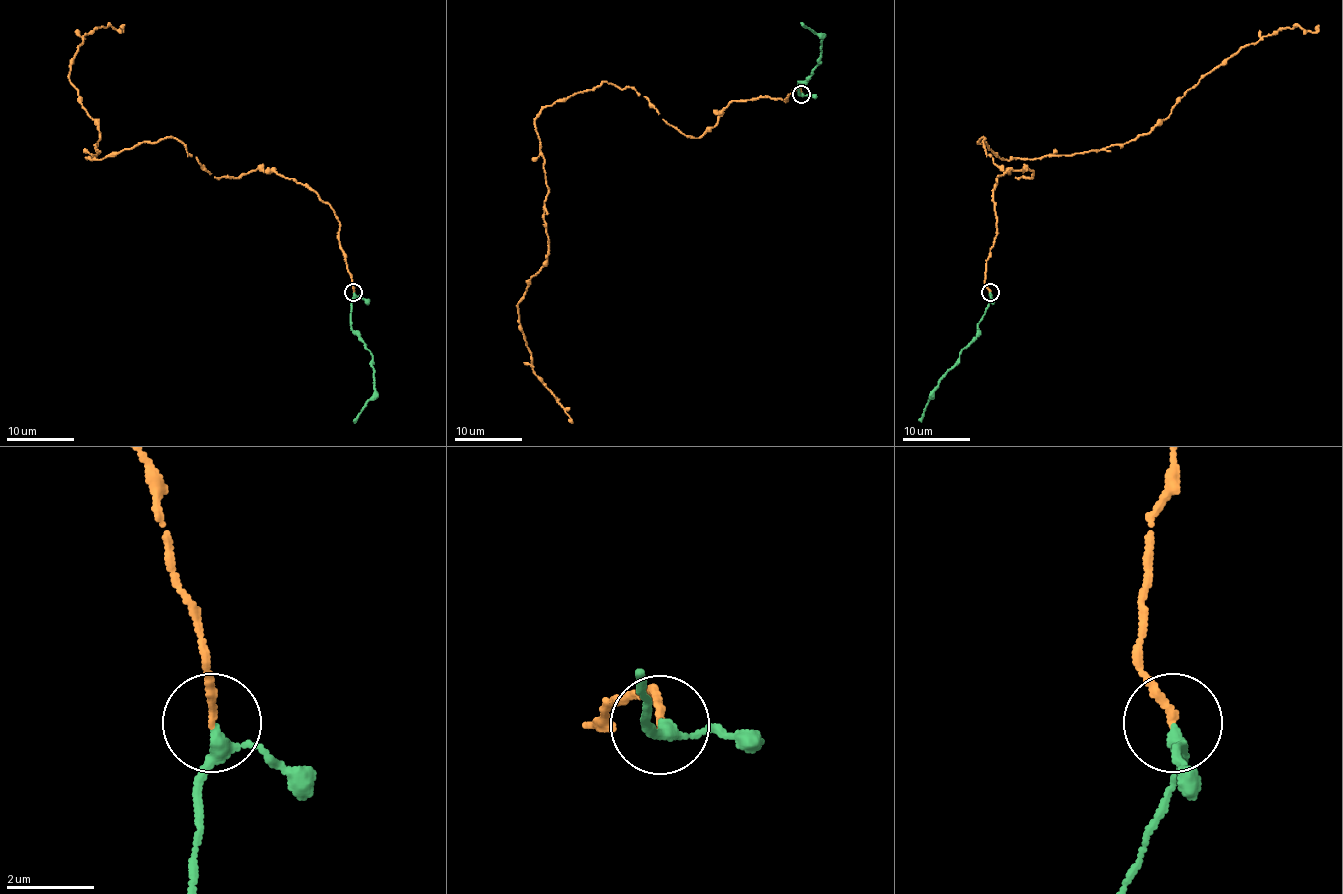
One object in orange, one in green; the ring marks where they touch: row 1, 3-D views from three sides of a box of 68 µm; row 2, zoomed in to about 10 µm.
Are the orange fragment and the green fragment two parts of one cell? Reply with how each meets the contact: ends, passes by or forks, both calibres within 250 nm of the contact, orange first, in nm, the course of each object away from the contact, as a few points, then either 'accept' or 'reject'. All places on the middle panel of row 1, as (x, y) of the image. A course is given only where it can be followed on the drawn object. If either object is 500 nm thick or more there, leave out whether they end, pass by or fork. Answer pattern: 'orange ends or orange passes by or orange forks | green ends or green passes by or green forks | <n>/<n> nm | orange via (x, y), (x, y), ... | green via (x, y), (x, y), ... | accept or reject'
orange ends | green passes by | 160/240 nm | orange via (800, 93), (732, 100), (698, 137), (602, 81), (541, 110), (548, 253), (519, 329), (573, 422) | green via (800, 93), (798, 81), (804, 81), (812, 73), (821, 56), (821, 37), (802, 24) | accept

